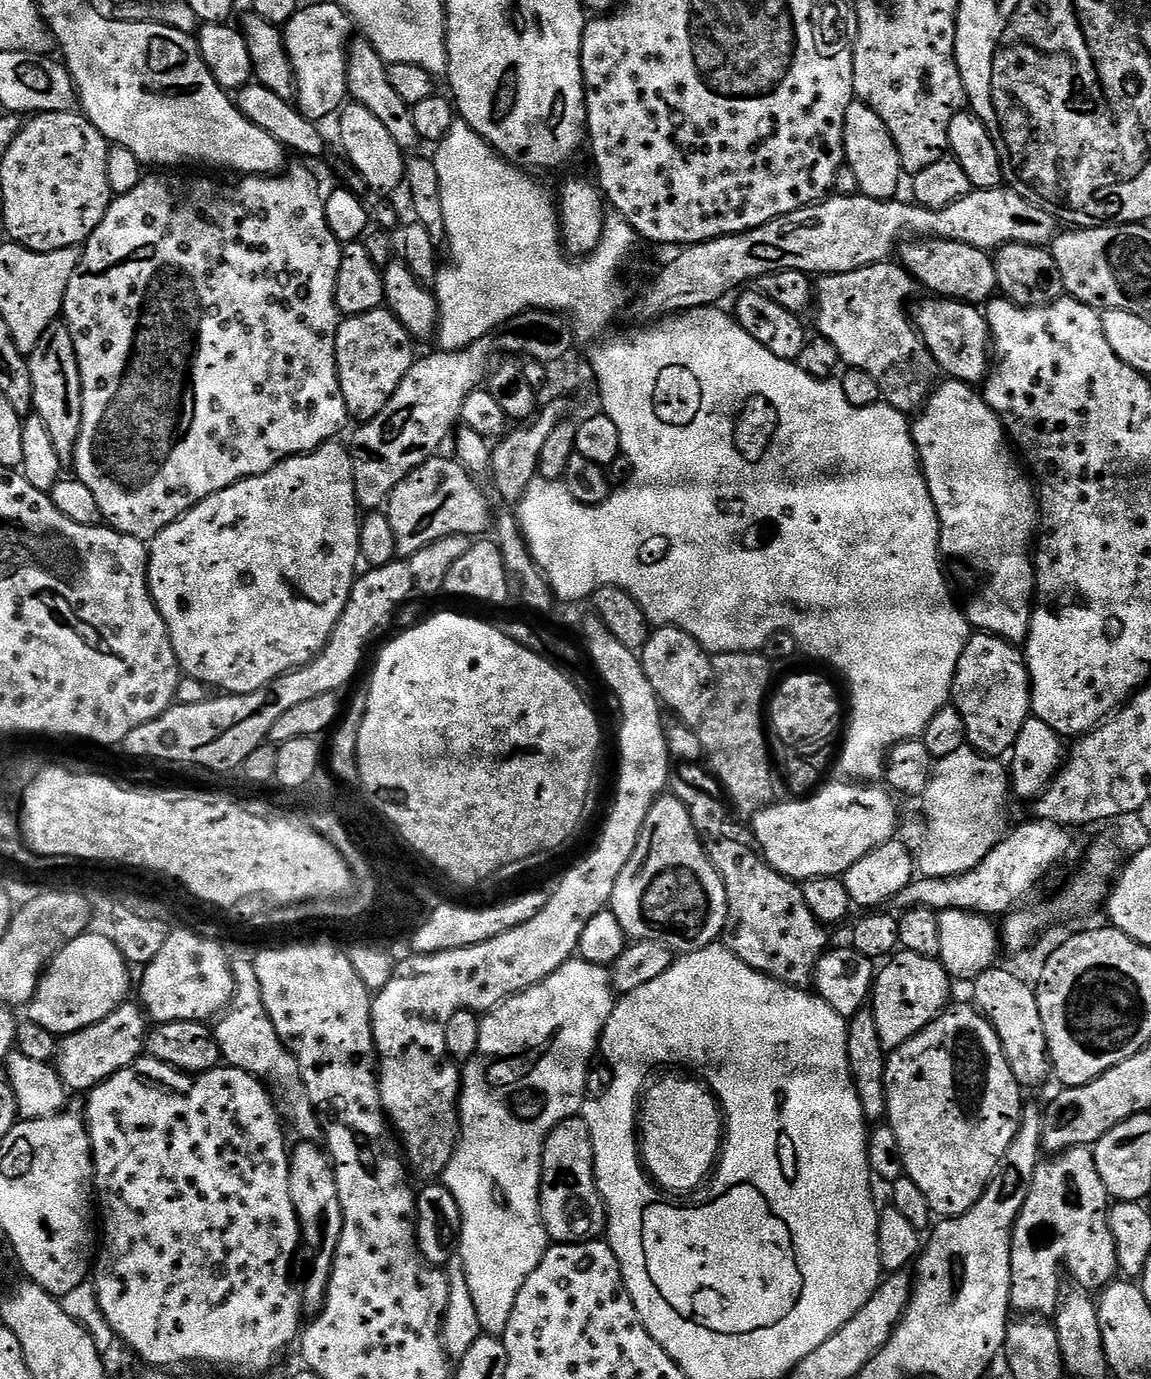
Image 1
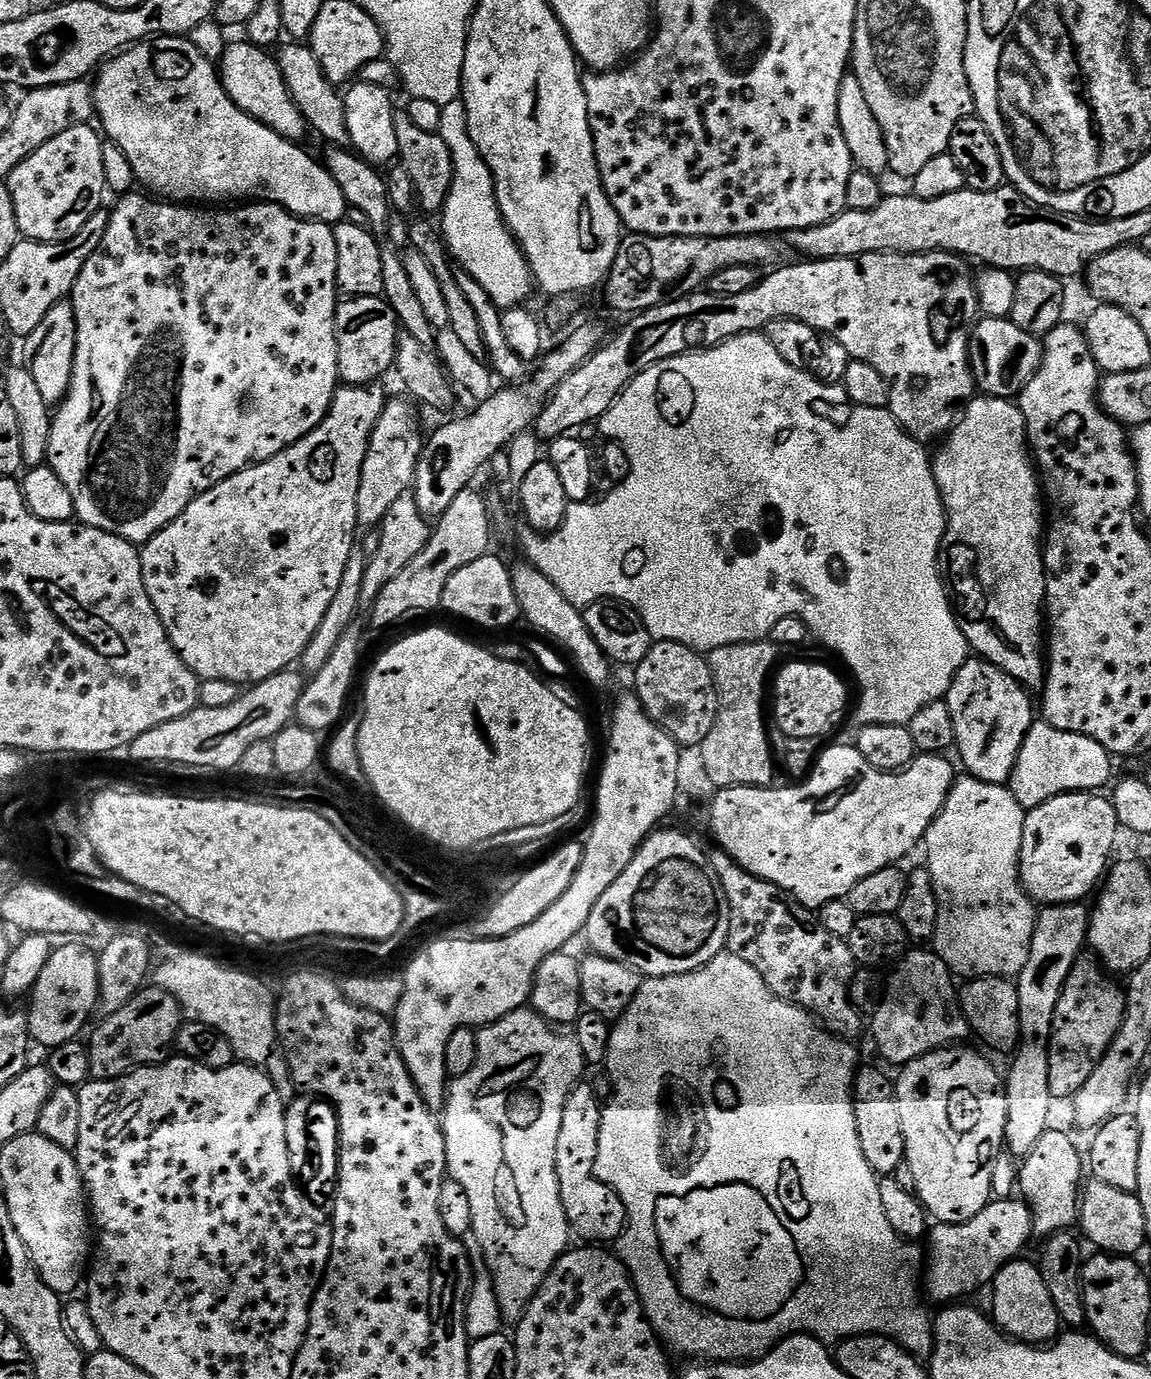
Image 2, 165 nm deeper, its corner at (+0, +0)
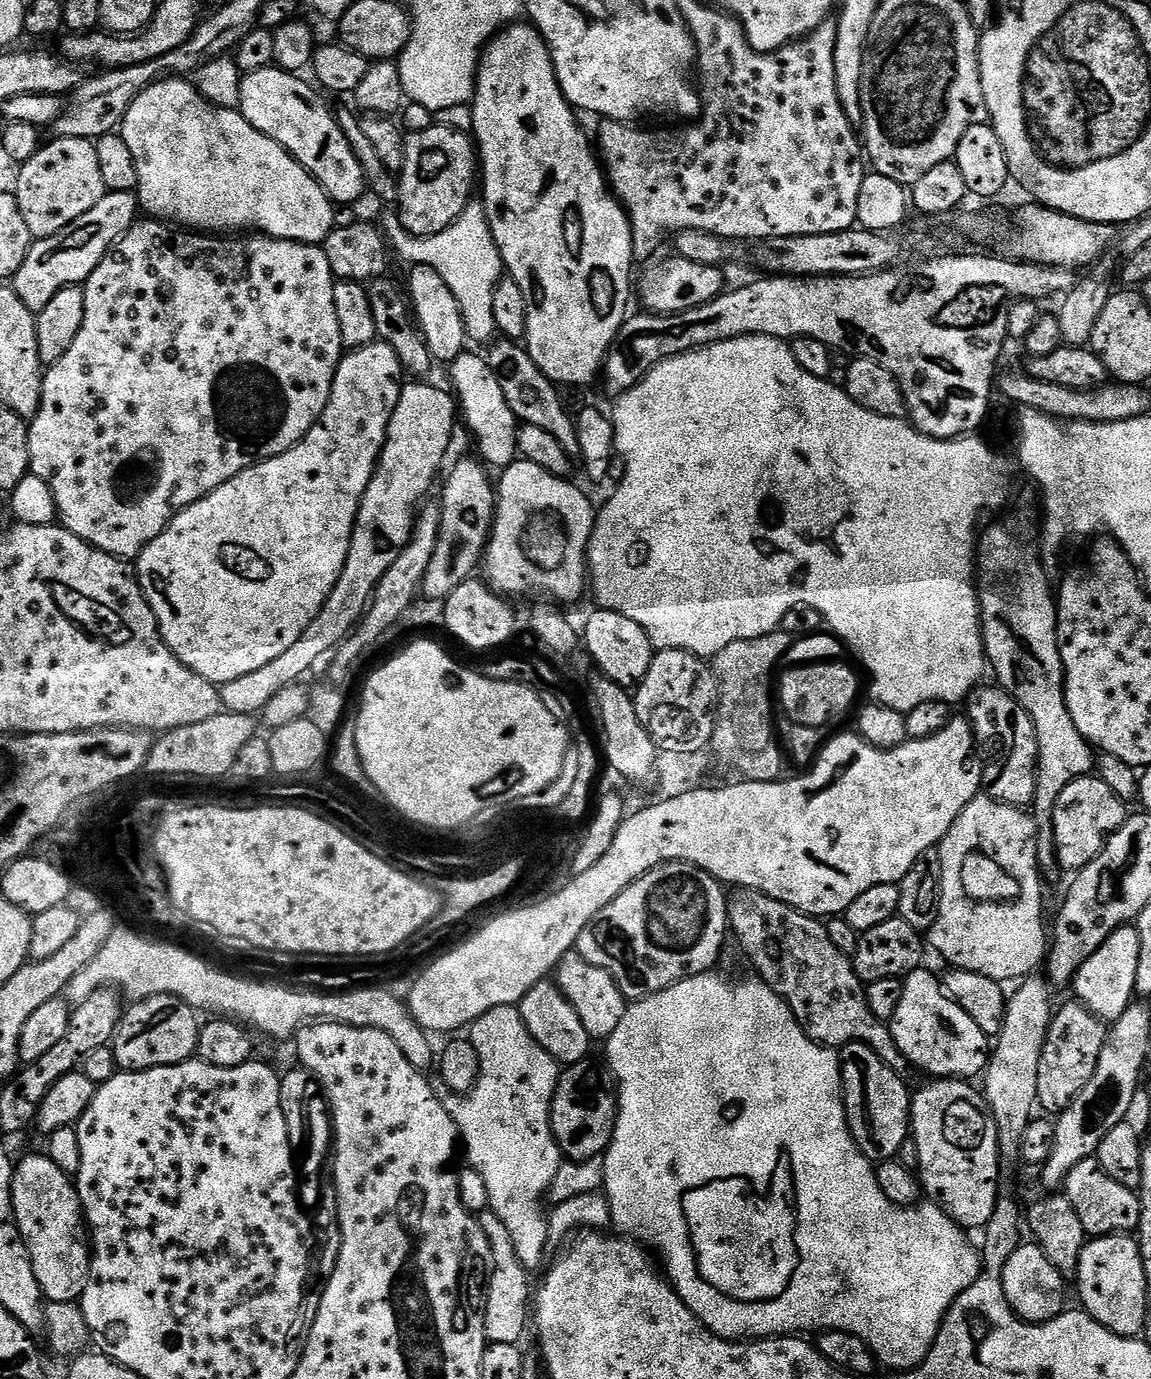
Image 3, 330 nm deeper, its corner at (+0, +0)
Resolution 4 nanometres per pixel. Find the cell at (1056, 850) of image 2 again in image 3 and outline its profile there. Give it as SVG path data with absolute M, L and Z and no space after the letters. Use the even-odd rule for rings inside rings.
M1089 774L1070 782L1070 786L1066 786L1066 790L1062 790L1052 815L1056 860L1059 862L1061 869L1079 870L1085 868L1094 858L1098 858L1098 854L1103 850L1108 837L1114 835L1124 825L1124 821L1128 819L1129 809L1124 808L1127 808L1125 801L1120 800L1118 794L1114 794L1114 790L1110 790L1110 786L1106 786L1106 782L1100 780L1099 775Z

